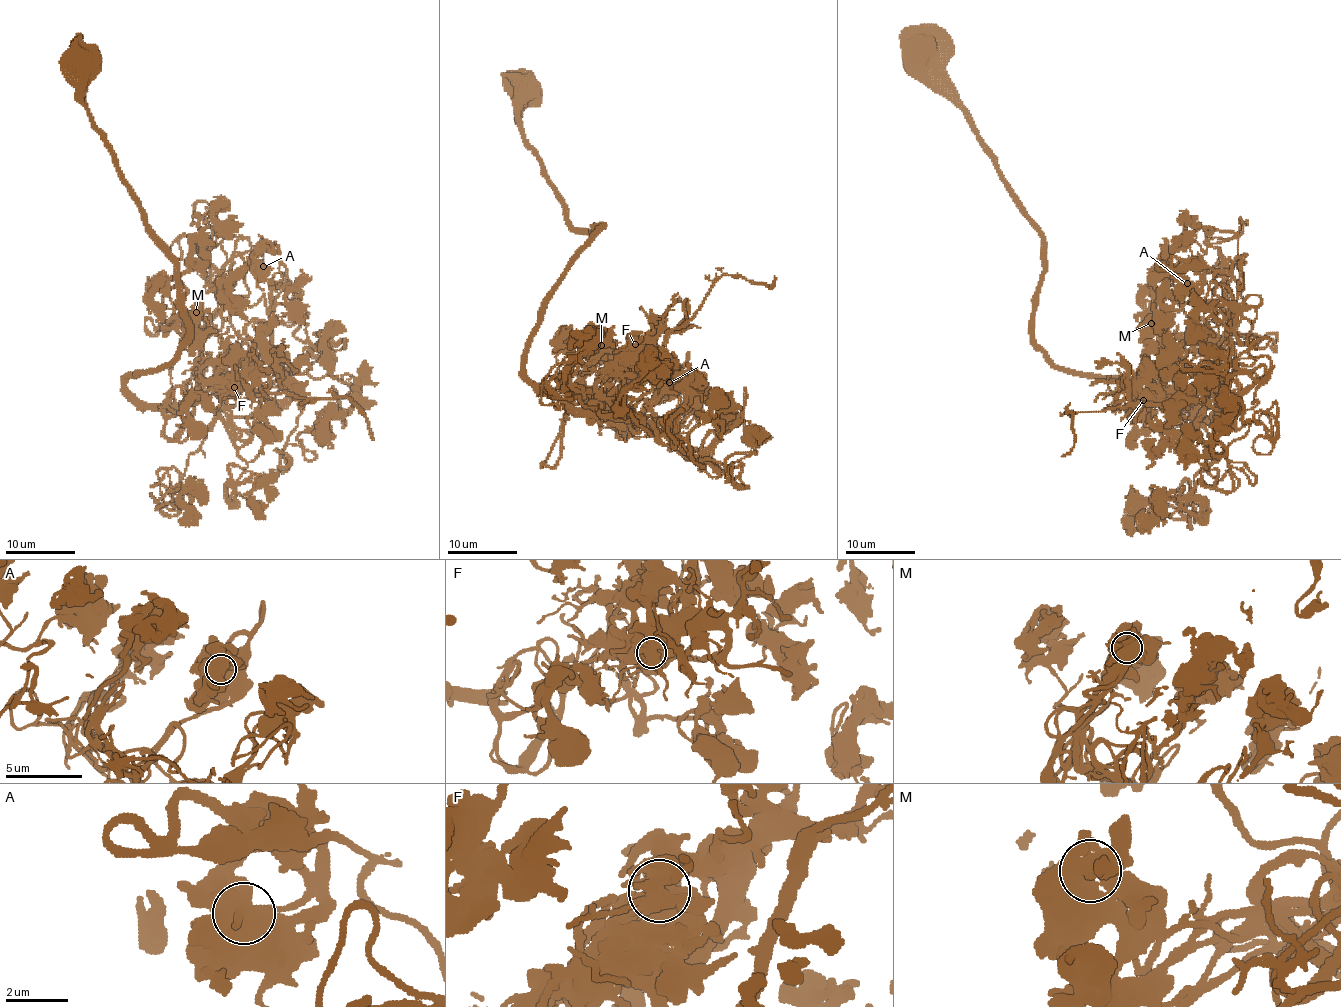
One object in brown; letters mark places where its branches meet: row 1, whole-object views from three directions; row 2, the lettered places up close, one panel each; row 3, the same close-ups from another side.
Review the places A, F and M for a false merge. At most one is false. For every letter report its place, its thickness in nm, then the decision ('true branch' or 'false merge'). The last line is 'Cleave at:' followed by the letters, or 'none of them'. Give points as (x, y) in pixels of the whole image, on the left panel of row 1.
A: (263, 266) | 550 nm | true branch
F: (234, 387) | 650 nm | false merge
M: (196, 312) | 650 nm | true branch
Cleave at: F

